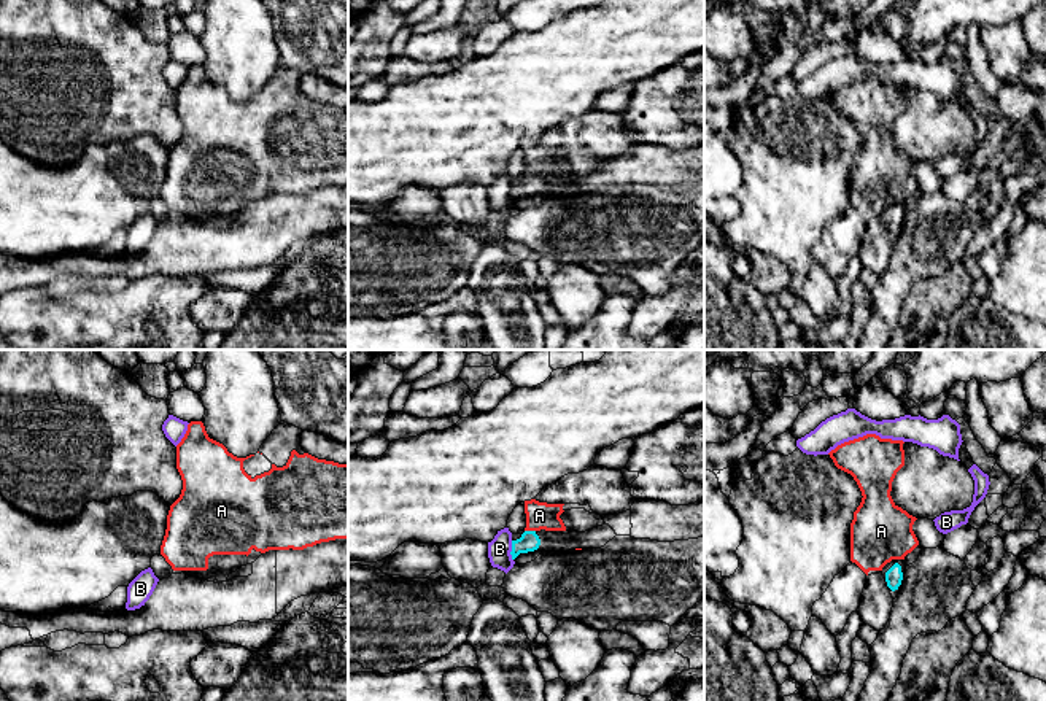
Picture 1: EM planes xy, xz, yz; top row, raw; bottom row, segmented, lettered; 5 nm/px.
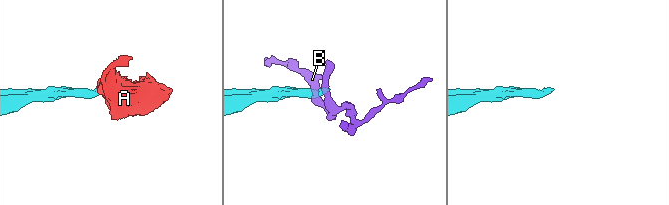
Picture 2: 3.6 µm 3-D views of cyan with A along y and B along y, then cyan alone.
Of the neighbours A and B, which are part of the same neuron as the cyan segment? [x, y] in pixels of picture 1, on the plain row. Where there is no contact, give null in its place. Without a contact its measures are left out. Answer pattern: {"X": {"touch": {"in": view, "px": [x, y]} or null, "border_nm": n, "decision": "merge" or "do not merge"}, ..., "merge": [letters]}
{"A": {"touch": {"in": "xz", "px": [530, 175]}, "border_nm": 60, "decision": "do not merge"}, "B": {"touch": {"in": "xz", "px": [512, 194]}, "border_nm": 100, "decision": "do not merge"}, "merge": []}

